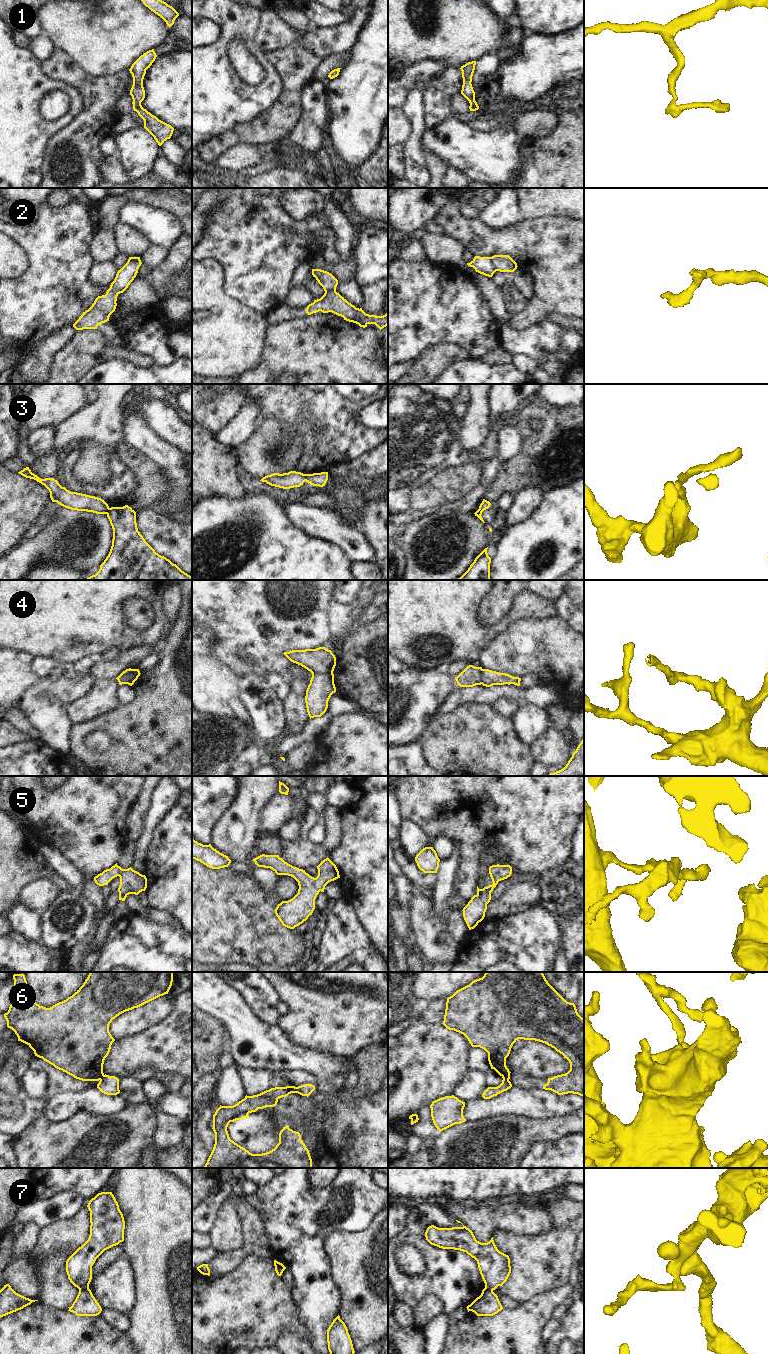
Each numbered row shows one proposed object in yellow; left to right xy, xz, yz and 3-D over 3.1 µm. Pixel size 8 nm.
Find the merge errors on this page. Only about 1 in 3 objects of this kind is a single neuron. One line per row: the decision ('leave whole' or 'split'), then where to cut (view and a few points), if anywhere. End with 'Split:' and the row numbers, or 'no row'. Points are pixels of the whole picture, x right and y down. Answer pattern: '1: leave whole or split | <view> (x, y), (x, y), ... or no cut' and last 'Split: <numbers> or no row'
1: leave whole | no cut
2: split | yz (490, 257), (493, 266), (497, 270)
3: split | xz (303, 474), (306, 480)
4: split | xy (139, 671), (128, 679)
5: leave whole | no cut
6: split | xz (296, 1087), (297, 1092)
7: split | xy (88, 1288), (79, 1290)
Split: 2, 3, 4, 6, 7

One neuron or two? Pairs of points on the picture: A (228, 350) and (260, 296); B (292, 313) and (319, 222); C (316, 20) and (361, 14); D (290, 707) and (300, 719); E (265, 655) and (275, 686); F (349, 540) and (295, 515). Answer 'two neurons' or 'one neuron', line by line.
A: two neurons
B: two neurons
C: two neurons
D: one neuron
E: two neurons
F: one neuron

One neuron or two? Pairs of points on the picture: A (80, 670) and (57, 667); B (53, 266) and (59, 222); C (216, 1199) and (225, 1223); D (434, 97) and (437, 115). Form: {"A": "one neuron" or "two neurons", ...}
{"A": "one neuron", "B": "one neuron", "C": "two neurons", "D": "one neuron"}

